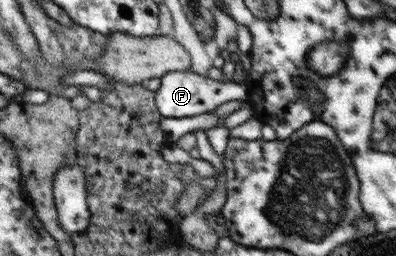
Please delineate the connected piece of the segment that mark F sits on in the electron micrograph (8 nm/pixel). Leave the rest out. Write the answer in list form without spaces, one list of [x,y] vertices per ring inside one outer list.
[[[190,69],[185,71],[171,71],[160,77],[161,84],[156,93],[156,106],[163,118],[195,117],[202,113],[212,112],[227,101],[247,101],[248,91],[244,83],[235,81],[220,82],[193,73]]]

